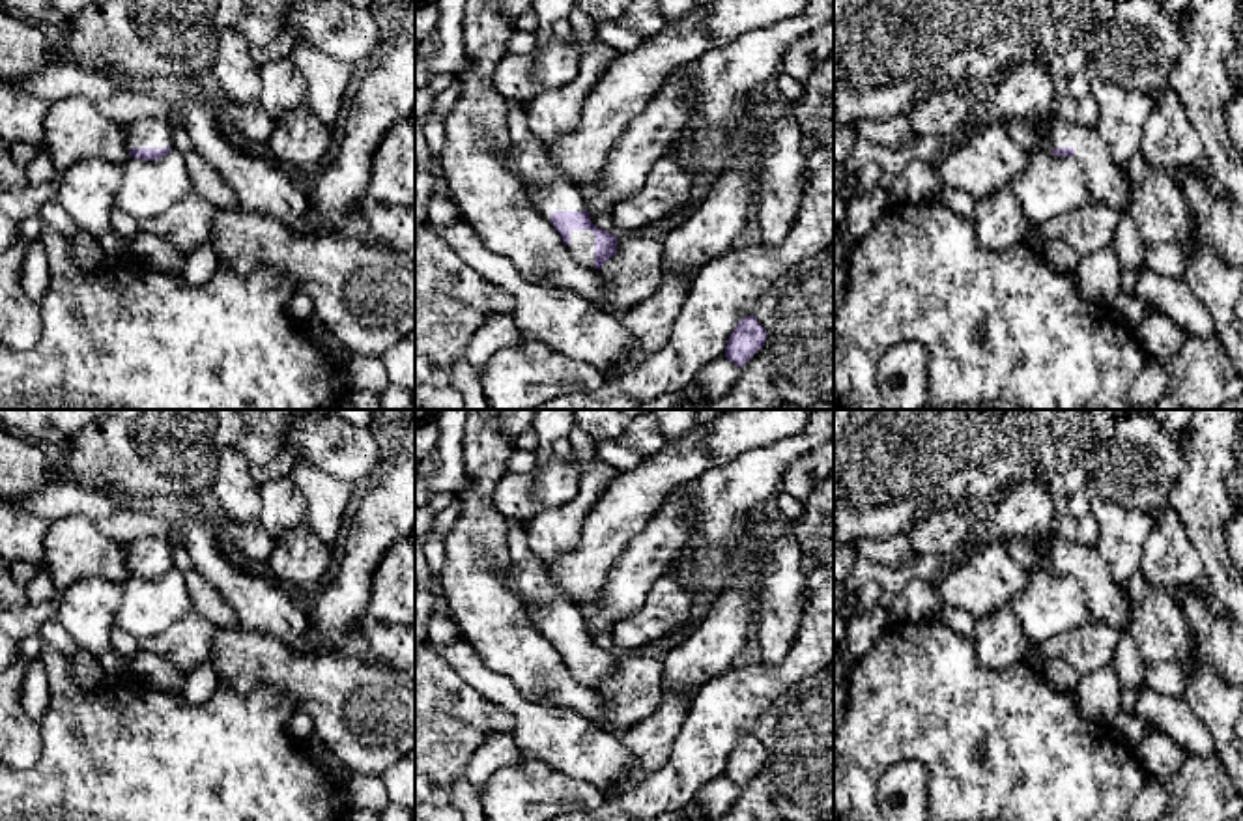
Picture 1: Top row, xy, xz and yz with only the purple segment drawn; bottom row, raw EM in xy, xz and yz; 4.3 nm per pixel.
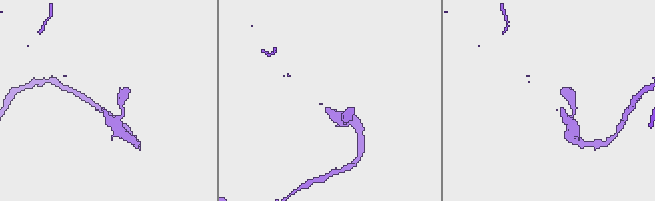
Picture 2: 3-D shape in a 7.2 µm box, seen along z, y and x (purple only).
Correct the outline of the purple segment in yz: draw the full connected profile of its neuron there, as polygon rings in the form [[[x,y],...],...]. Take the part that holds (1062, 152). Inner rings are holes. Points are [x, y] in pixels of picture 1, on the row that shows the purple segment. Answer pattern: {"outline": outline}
{"outline": [[[1054,112],[1041,114],[1030,122],[1039,125],[1050,120],[1050,131],[1037,151],[1058,157],[1075,157],[1084,170],[1088,183],[1093,187],[1092,206],[1110,208],[1122,215],[1131,215],[1135,204],[1133,191],[1125,185],[1127,174],[1112,159],[1105,140],[1093,127],[1065,122]]]}

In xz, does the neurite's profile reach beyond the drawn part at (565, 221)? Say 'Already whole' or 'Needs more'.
Needs more

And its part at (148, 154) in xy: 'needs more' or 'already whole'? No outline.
needs more

